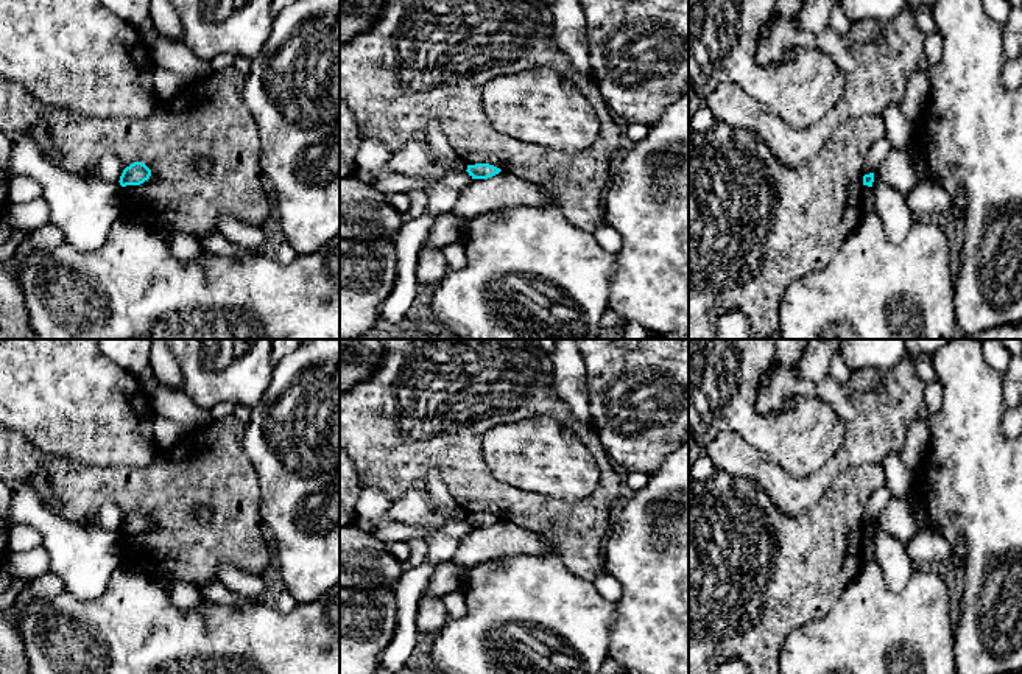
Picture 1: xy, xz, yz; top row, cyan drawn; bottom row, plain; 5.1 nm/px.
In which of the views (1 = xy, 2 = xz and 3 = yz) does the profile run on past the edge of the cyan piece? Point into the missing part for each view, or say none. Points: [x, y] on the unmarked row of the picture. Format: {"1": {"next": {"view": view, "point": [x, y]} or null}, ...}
{"1": {"next": null}, "2": {"next": null}, "3": {"next": null}}

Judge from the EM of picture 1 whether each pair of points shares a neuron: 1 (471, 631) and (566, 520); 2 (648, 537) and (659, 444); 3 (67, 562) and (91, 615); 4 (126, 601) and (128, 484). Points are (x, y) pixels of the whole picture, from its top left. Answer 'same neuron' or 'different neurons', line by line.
1: different neurons
2: different neurons
3: different neurons
4: different neurons

